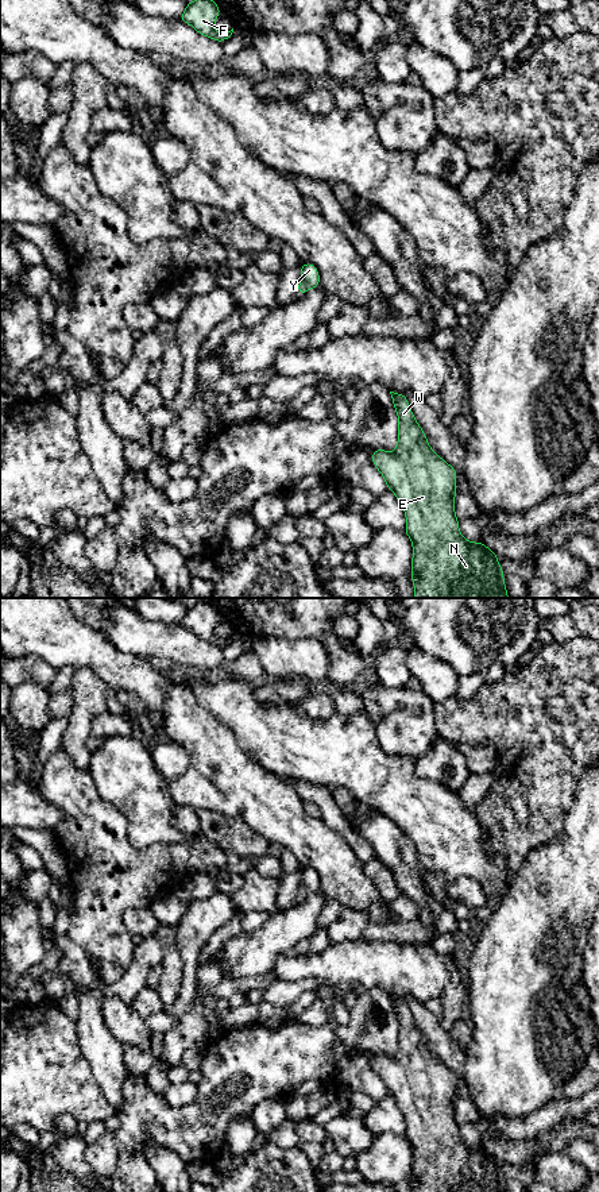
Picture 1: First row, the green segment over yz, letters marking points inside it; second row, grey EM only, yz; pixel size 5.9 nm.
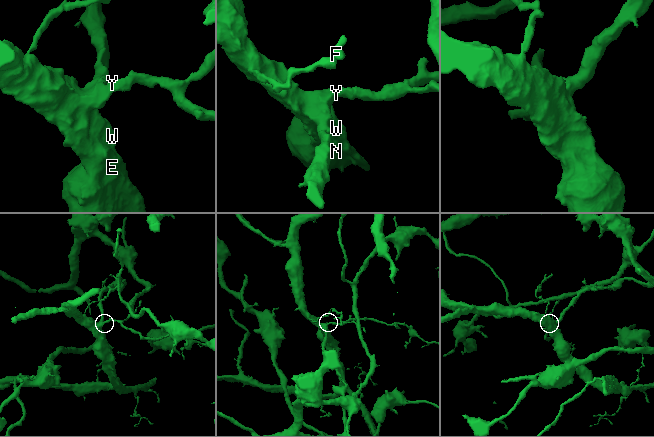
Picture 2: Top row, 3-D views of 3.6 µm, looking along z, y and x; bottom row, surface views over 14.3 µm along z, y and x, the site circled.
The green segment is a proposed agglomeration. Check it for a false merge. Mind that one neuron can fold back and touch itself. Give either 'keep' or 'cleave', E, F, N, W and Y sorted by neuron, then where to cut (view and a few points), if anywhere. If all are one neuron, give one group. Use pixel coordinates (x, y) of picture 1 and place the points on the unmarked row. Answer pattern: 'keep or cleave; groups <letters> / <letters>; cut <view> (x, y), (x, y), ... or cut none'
keep; groups E F N W Y; cut none

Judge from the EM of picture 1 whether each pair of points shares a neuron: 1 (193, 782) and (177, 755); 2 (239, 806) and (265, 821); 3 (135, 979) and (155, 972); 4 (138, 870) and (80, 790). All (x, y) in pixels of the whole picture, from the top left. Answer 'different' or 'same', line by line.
1: different
2: same
3: different
4: same

